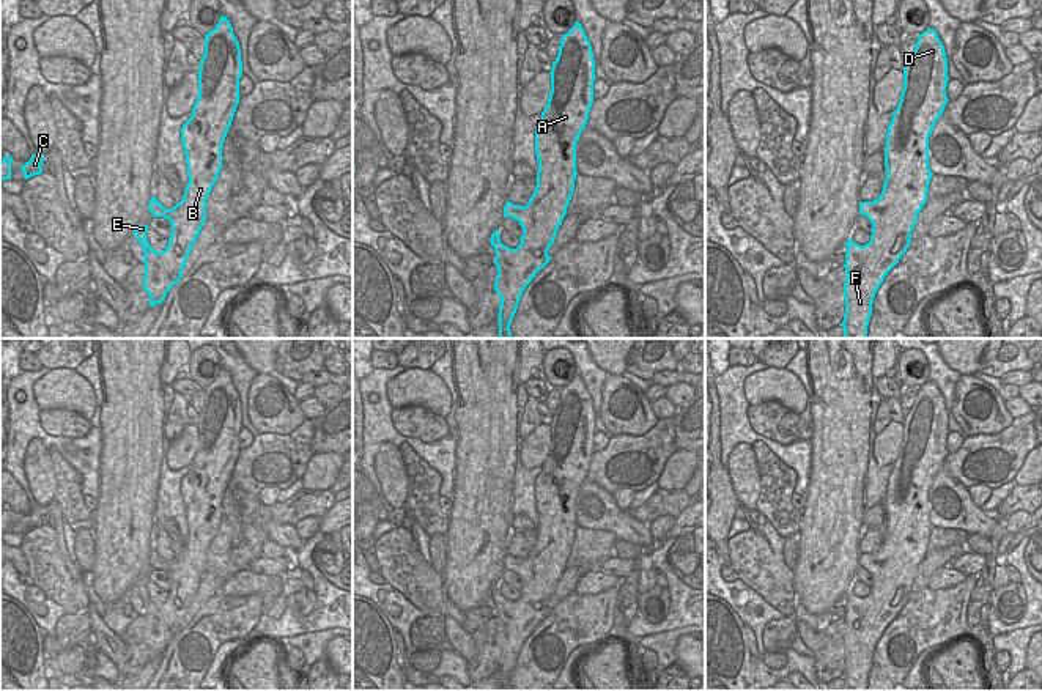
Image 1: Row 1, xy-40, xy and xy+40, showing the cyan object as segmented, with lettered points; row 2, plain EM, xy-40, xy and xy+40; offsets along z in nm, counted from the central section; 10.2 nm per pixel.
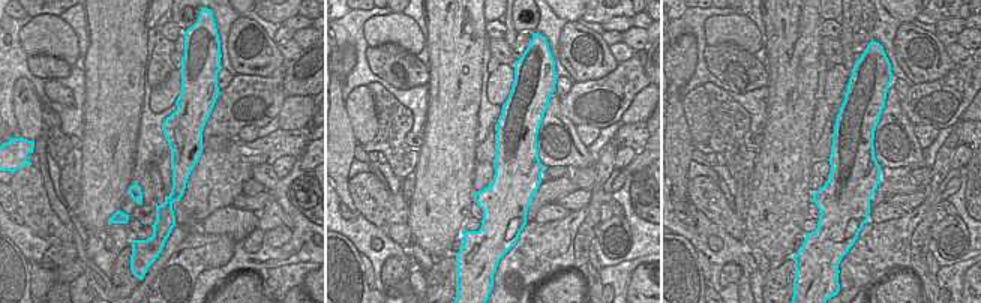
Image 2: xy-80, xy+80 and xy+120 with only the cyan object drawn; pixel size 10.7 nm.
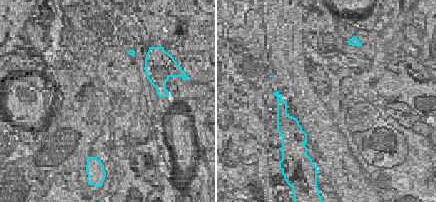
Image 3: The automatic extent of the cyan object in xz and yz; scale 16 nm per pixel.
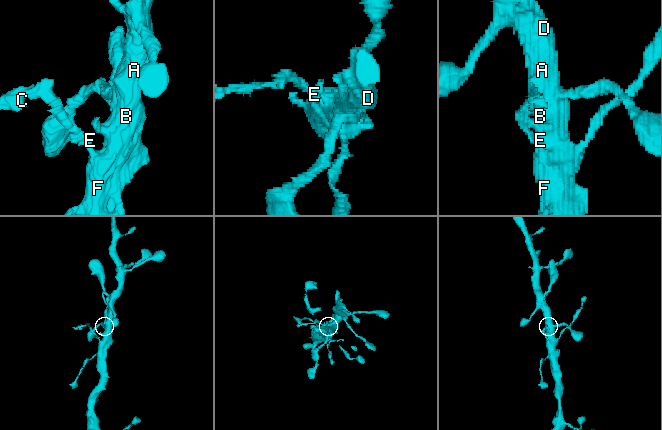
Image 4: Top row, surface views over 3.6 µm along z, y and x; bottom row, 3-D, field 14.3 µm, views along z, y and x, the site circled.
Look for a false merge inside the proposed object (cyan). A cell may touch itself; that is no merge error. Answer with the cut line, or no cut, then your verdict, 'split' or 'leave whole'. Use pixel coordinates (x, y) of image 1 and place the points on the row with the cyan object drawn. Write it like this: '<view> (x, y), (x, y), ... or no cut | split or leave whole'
xy-40 (145, 238), (139, 241) | split

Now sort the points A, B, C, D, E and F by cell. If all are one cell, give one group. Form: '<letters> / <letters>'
A B D F / C E

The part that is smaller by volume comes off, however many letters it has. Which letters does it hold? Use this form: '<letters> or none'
C, E

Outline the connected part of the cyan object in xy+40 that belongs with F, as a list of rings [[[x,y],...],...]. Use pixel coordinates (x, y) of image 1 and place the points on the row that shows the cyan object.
[[[933,28],[918,36],[911,58],[903,68],[903,88],[897,109],[892,112],[886,132],[885,167],[886,179],[880,197],[874,201],[861,201],[859,214],[872,224],[870,241],[859,246],[848,239],[845,242],[845,315],[839,324],[844,327],[844,338],[867,338],[867,326],[872,315],[872,304],[877,290],[888,272],[899,263],[910,247],[911,231],[918,212],[927,201],[932,172],[929,168],[929,137],[935,123],[943,113],[948,96],[948,60],[944,46]]]

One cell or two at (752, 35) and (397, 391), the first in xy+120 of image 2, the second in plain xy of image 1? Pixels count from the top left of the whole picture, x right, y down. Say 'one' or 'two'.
one

